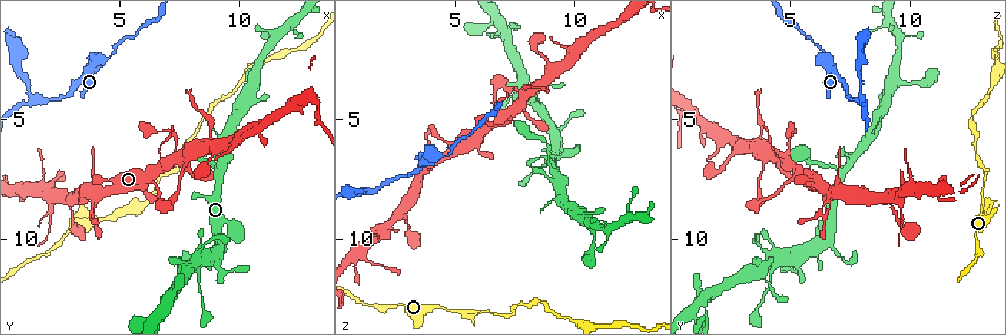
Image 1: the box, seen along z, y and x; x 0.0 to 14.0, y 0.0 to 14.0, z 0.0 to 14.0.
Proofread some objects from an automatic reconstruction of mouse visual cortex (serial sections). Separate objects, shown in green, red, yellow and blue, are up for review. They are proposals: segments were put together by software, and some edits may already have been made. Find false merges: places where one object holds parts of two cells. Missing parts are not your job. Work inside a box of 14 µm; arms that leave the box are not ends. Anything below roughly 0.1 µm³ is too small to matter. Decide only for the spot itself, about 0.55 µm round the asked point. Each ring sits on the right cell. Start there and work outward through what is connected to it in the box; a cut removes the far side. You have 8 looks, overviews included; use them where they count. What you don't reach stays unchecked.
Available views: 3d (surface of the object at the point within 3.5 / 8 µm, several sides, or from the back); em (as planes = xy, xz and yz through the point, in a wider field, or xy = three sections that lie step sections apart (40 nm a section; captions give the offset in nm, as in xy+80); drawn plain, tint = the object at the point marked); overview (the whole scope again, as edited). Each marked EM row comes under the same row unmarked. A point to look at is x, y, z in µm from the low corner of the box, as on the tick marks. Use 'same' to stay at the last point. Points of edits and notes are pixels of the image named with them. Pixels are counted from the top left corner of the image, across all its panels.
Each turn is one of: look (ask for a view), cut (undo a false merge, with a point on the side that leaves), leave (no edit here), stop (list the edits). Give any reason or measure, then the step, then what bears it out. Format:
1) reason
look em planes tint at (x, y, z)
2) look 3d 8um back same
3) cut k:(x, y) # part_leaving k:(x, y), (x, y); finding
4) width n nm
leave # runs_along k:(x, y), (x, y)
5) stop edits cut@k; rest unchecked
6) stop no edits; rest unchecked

branch point
look 3d 3.5um at (1.5, 4.1, 8.0)

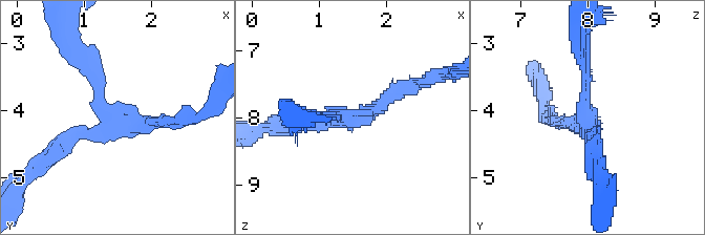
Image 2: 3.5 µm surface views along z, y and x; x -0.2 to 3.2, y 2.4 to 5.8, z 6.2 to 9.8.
arms 3; arm_widths 150, 200, 200 nm; shape alone is not enough
look em xy step 2 tint at (1.50, 4.10, 8.05)

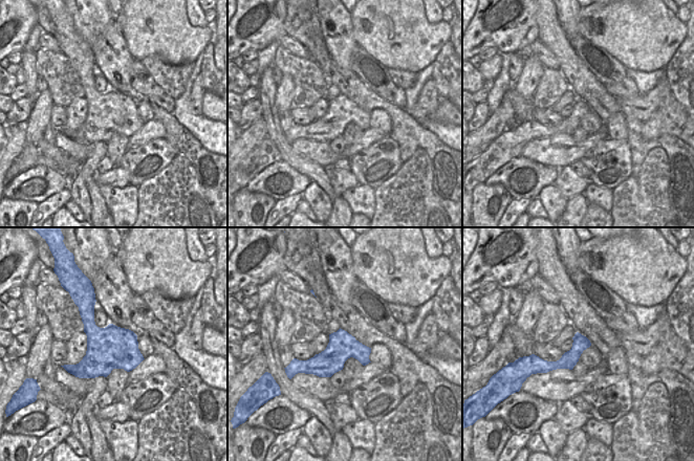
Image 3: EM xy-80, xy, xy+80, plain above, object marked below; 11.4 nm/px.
leave # runs_along 3:(587, 343), (564, 363), (538, 360); continuous, no second cell

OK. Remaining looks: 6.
sudden change in width
look 3d 8um back at (4.2, 9.3, 12.8)

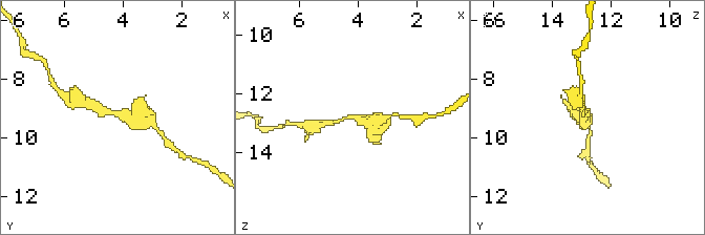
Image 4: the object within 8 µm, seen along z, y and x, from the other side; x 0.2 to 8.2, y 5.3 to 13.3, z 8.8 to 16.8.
arm_widths 200, 500 nm
look em xy step 5 tint at (4.2, 9.1, 12.9)

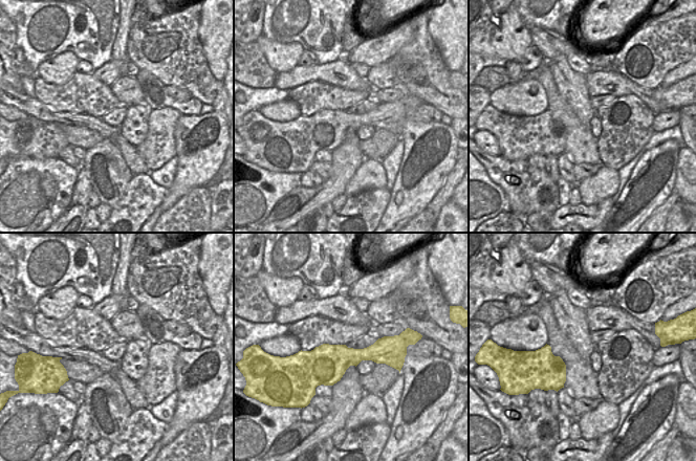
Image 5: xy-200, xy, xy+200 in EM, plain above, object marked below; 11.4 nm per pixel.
leave # runs_along 4:(144, 120), (106, 112), (89, 104); all the same cell

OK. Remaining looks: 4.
thick turns thin
look 3d 3.5um at (6.3, 8.5, 13.1)

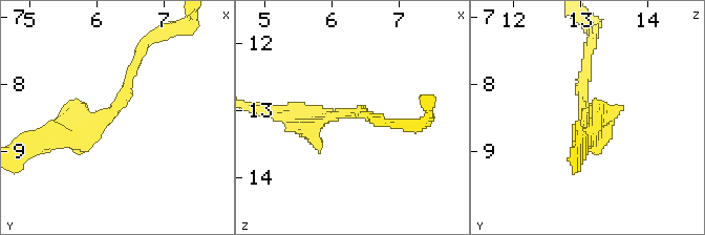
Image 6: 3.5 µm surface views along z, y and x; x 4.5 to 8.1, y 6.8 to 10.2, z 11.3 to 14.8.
arm_widths 150, 350 nm
look em xy step 1 tint at (6.25, 8.35, 13.00)

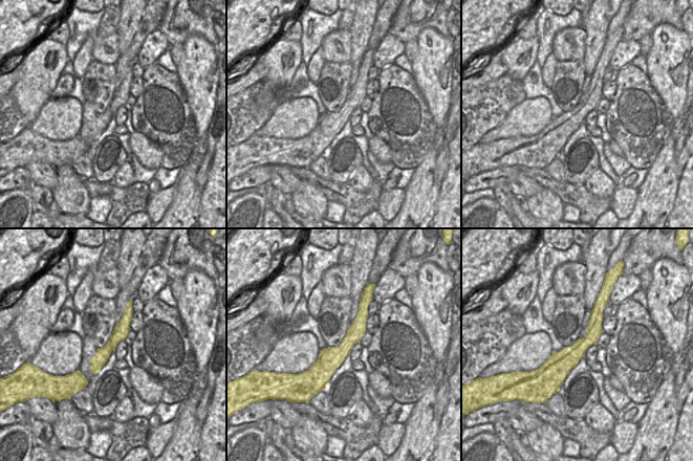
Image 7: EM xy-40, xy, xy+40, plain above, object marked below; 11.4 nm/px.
width 260 nm
leave # runs_along 6:(54, 137), (114, 109), (141, 47); one cell here

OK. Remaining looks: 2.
stop no edits; rest unchecked

